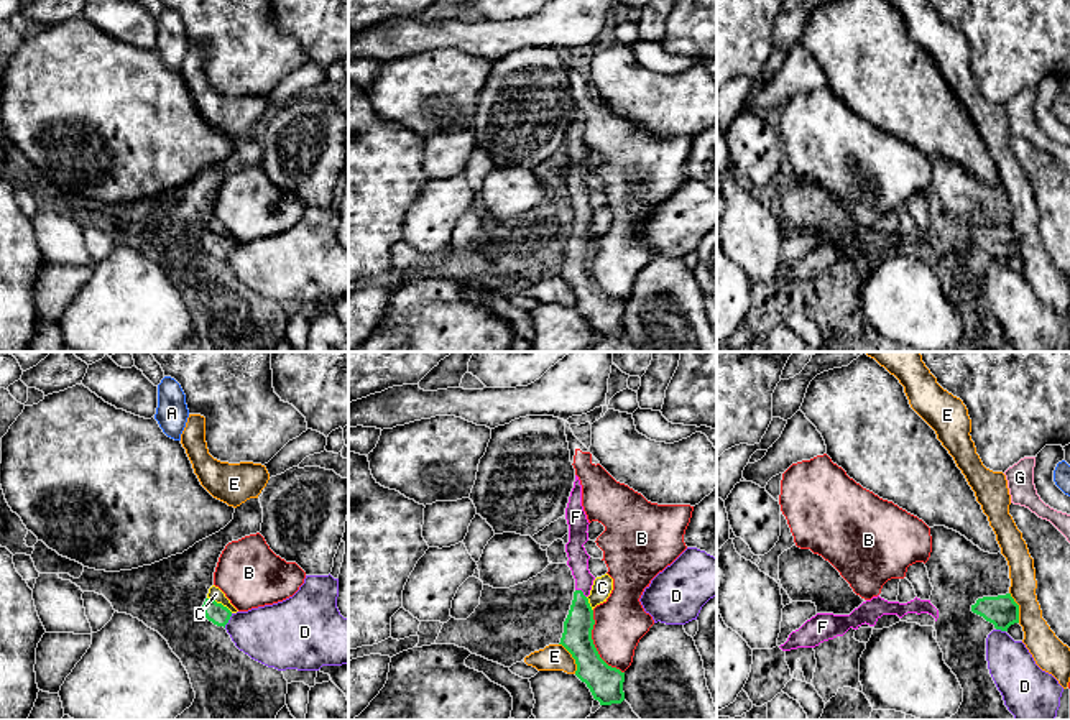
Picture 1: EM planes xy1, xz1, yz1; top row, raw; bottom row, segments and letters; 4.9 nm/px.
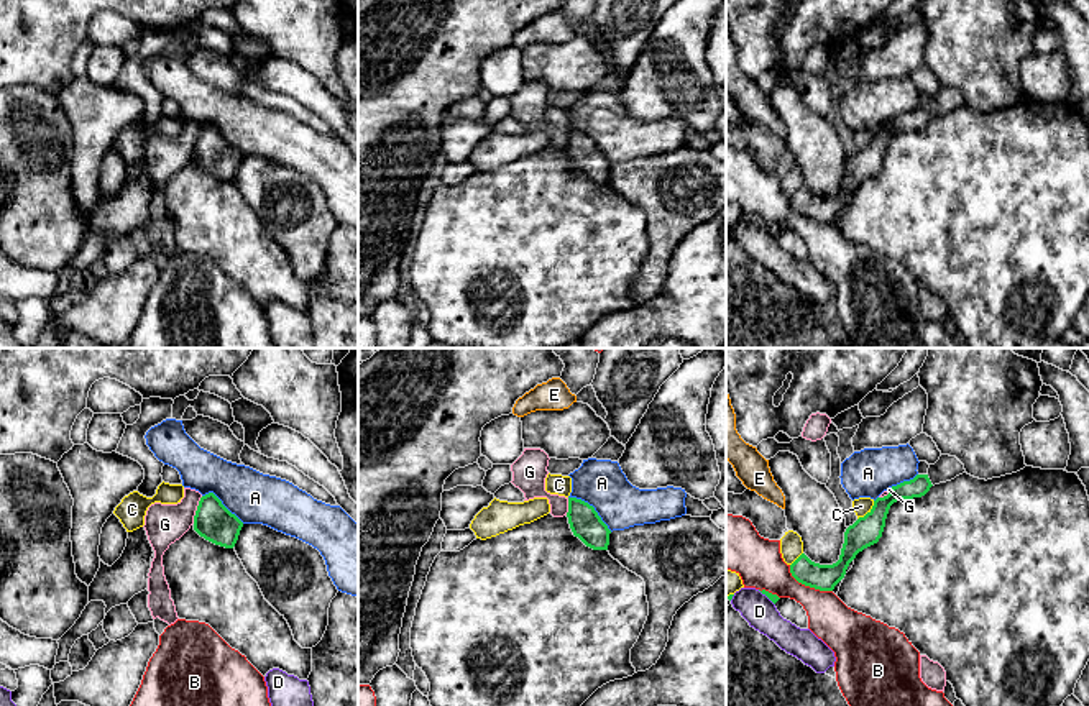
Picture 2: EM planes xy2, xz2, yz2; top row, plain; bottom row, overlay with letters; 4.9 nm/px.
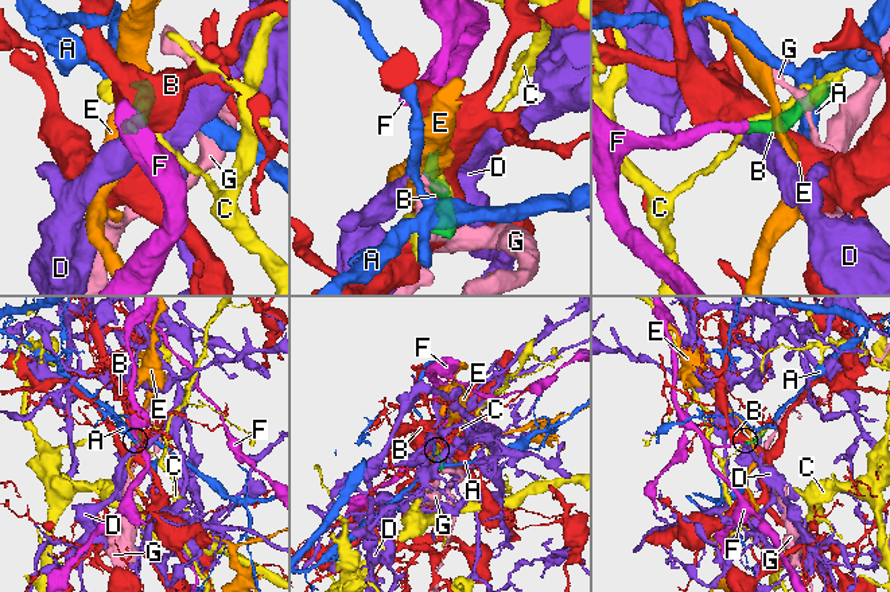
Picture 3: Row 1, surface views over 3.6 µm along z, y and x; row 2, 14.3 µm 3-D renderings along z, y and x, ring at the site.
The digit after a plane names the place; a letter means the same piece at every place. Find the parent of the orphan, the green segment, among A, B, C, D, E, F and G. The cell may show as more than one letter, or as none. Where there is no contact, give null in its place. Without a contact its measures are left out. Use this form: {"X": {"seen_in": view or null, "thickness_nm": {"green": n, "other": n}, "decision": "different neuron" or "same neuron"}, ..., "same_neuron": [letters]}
{"A": {"seen_in": "xz2", "thickness_nm": {"green": 150, "other": 240}, "decision": "different neuron"}, "B": {"seen_in": "xz1", "thickness_nm": {"green": 170, "other": 260}, "decision": "different neuron"}, "C": {"seen_in": "xy1", "thickness_nm": {"green": 100, "other": 70}, "decision": "different neuron"}, "D": {"seen_in": "xy1", "thickness_nm": {"green": 100, "other": 300}, "decision": "different neuron"}, "E": {"seen_in": "xz1", "thickness_nm": {"green": 170, "other": 130}, "decision": "different neuron"}, "F": {"seen_in": "xz1", "thickness_nm": {"green": 140, "other": 100}, "decision": "same neuron"}, "G": {"seen_in": "xy2", "thickness_nm": {"green": 190, "other": 200}, "decision": "different neuron"}, "same_neuron": ["F"]}

